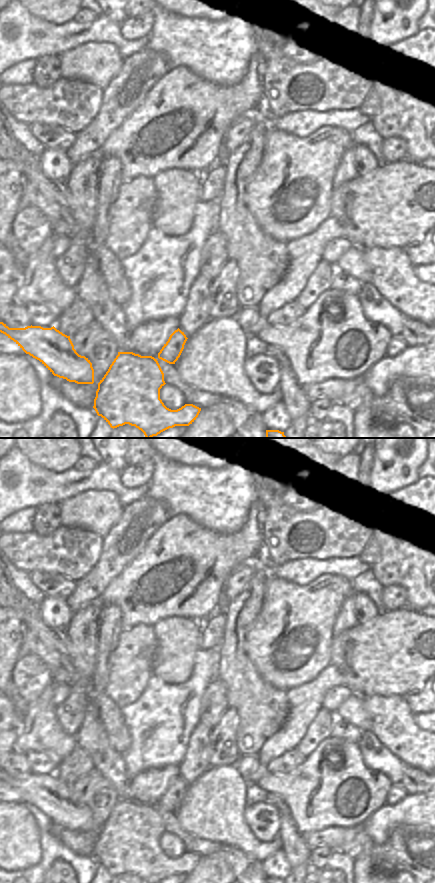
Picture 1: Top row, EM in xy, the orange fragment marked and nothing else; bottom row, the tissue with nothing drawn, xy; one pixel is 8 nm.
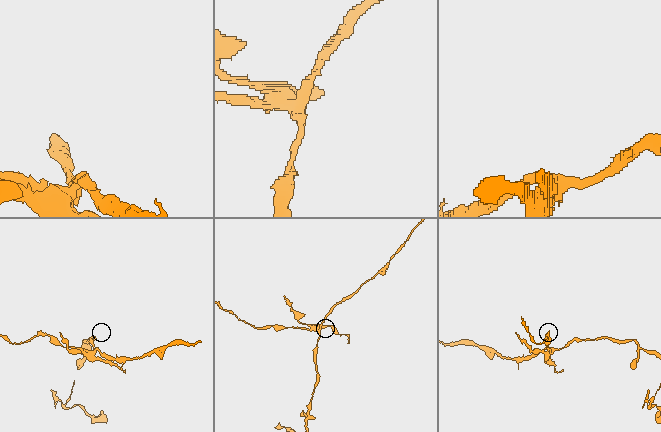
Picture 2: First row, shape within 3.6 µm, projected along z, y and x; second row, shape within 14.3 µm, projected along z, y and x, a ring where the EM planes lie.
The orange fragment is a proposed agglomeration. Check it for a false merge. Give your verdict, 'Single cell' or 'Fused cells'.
Fused cells.

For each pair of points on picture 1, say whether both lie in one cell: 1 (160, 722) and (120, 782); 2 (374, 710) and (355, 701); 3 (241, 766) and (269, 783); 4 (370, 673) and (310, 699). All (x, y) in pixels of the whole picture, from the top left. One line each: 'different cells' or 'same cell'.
1: different cells
2: different cells
3: different cells
4: different cells

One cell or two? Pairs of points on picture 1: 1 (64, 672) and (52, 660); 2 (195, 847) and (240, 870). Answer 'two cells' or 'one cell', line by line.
1: one cell
2: one cell

